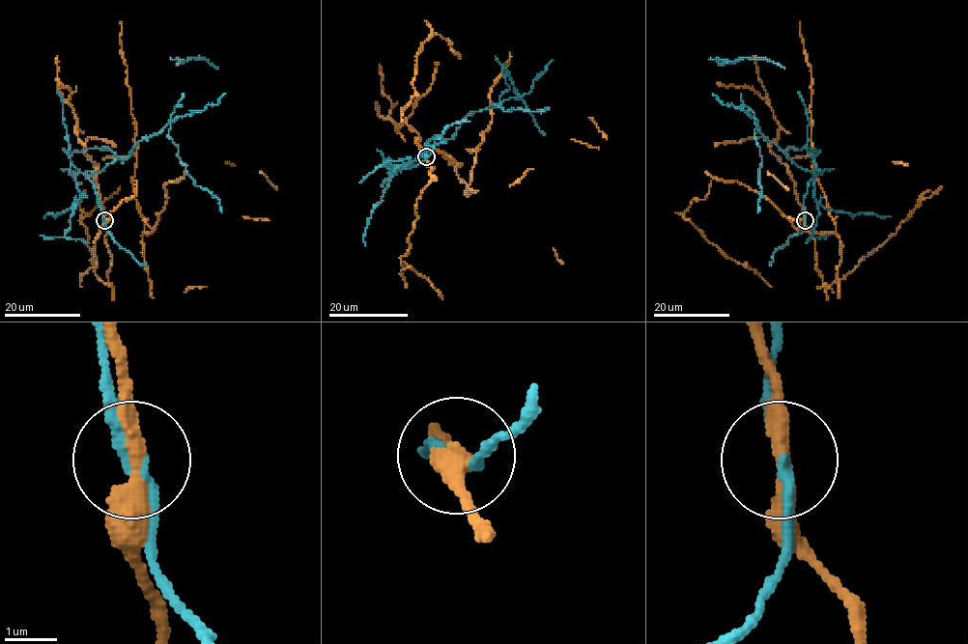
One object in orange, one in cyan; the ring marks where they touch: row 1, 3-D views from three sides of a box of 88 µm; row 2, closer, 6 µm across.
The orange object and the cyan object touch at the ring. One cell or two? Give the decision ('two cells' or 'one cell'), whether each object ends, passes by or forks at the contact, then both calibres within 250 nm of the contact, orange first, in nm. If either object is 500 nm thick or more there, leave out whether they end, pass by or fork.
two cells; orange passes by; cyan passes by; calibres 360 and 200 nm

